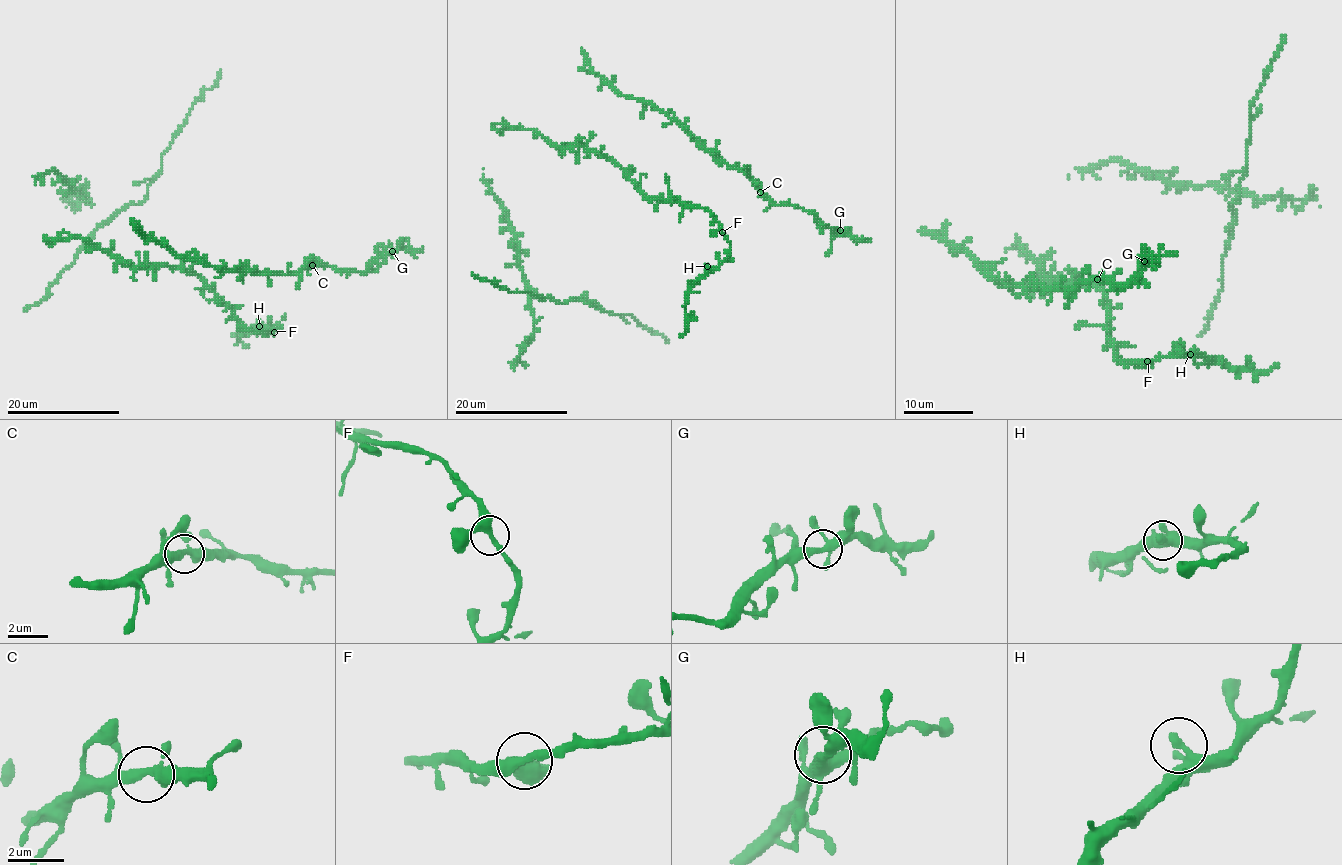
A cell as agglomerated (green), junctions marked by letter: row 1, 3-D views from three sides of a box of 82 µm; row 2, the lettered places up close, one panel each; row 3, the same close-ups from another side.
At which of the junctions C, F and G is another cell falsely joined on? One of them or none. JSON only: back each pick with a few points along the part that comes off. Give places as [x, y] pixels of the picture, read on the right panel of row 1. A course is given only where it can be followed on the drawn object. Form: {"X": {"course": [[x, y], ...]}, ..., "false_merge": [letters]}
{"false_merge": []}

